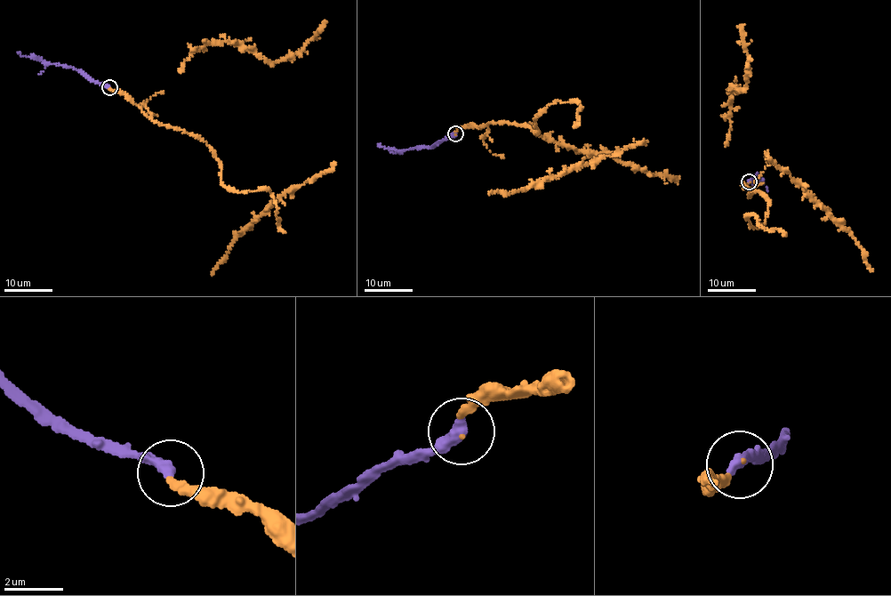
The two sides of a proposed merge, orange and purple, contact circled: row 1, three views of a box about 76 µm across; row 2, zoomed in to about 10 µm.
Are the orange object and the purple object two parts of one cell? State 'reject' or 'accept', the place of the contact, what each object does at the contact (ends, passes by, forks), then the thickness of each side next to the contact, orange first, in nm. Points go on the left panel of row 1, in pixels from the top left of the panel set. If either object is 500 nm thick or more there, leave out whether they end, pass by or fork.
accept; at (109, 87); orange ends there; purple ends there; 110 nm thick on the orange side, 400 nm on the other

